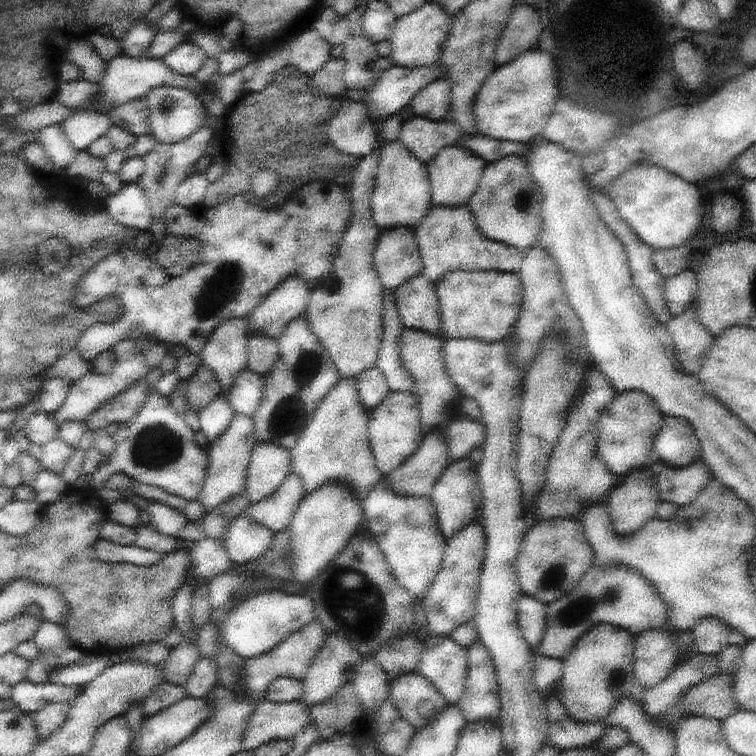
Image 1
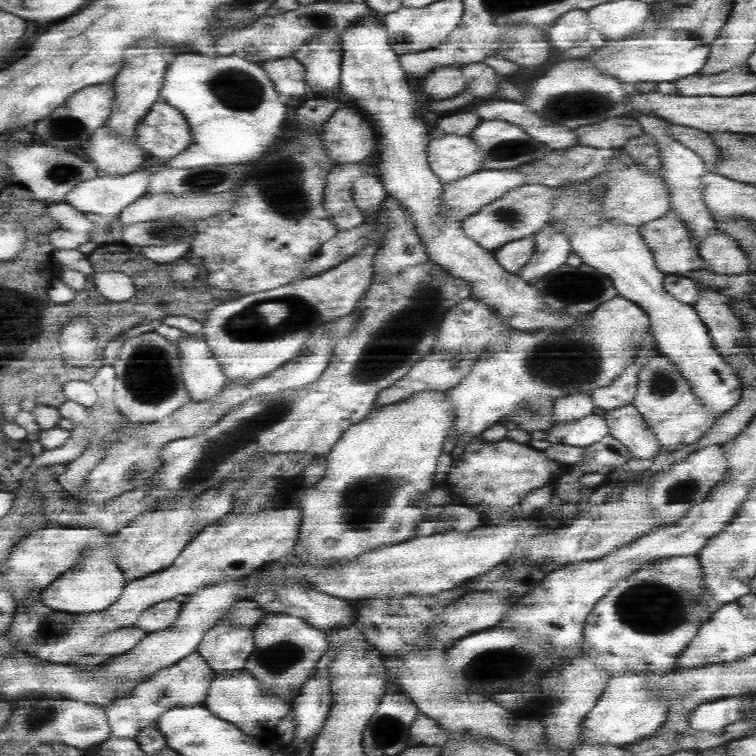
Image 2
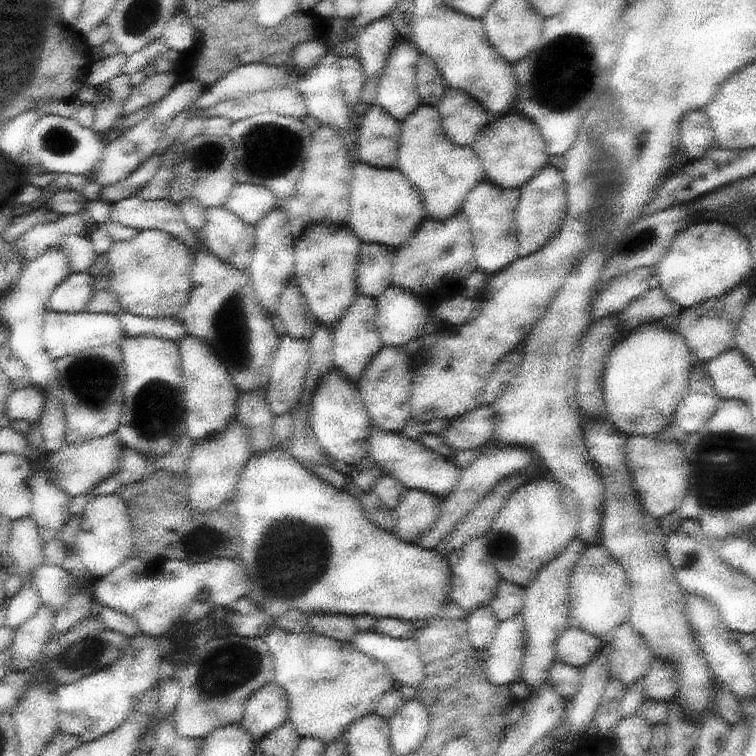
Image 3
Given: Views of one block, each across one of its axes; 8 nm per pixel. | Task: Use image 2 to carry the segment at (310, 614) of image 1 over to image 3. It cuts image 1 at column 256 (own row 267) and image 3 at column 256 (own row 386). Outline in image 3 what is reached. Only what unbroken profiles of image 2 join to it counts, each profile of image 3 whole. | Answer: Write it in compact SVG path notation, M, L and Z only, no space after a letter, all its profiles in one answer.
M273 682L255 692L253 698L247 702L243 726L259 744L265 736L271 736L275 730L283 728L283 724L287 724L291 718L289 714L291 714L289 692L281 684Z

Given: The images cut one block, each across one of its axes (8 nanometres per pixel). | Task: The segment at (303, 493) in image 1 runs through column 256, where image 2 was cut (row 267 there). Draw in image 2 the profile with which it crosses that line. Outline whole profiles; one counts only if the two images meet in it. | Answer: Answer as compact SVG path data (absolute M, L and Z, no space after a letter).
M526 236L514 242L508 242L506 246L502 246L500 250L494 252L494 258L508 270L508 272L516 272L520 268L524 268L524 264L528 264L532 260L532 256L536 254L536 236Z

